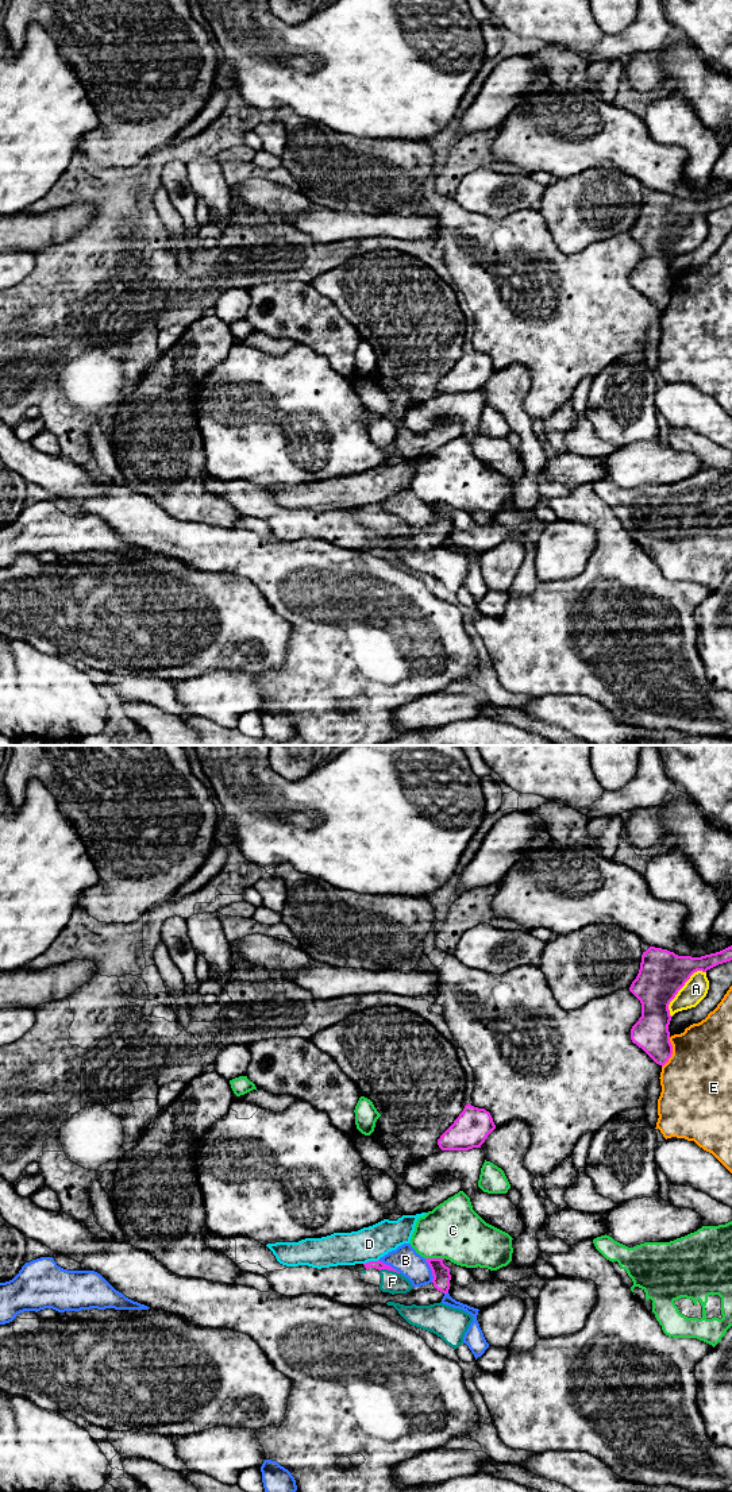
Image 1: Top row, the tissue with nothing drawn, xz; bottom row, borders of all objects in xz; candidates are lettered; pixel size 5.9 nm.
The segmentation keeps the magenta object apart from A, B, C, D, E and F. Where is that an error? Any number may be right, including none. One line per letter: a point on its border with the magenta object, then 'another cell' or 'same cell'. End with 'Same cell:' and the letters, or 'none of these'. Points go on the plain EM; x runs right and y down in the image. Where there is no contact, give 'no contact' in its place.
A: contact xz (681, 231); another cell
B: contact xz (431, 513); another cell
C: contact xz (435, 502); another cell
D: contact xz (370, 505); another cell
E: contact xz (671, 296); another cell
F: contact xz (389, 513); same cell
Same cell: F

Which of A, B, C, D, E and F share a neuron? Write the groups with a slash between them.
A / B / C / D / E / F

